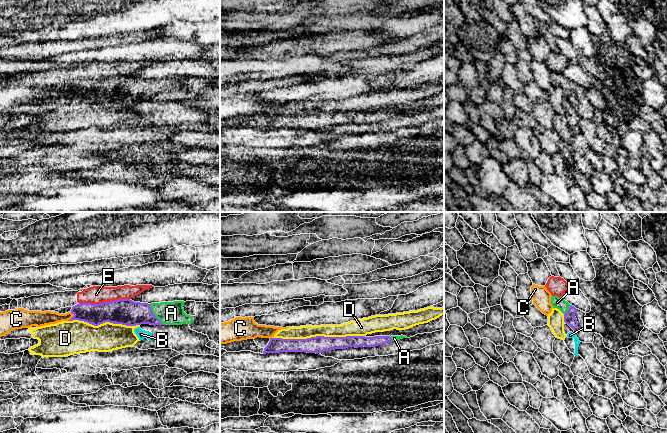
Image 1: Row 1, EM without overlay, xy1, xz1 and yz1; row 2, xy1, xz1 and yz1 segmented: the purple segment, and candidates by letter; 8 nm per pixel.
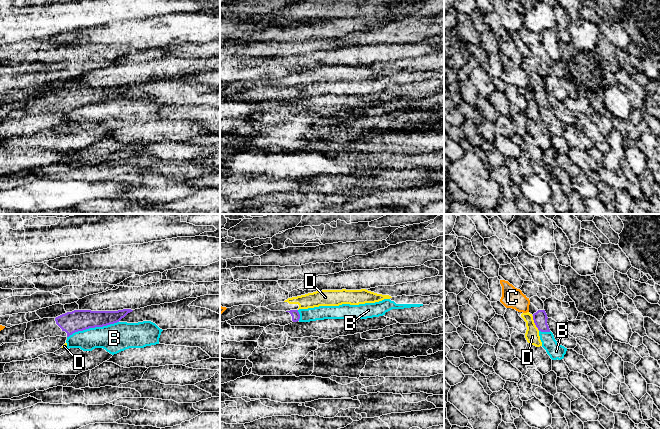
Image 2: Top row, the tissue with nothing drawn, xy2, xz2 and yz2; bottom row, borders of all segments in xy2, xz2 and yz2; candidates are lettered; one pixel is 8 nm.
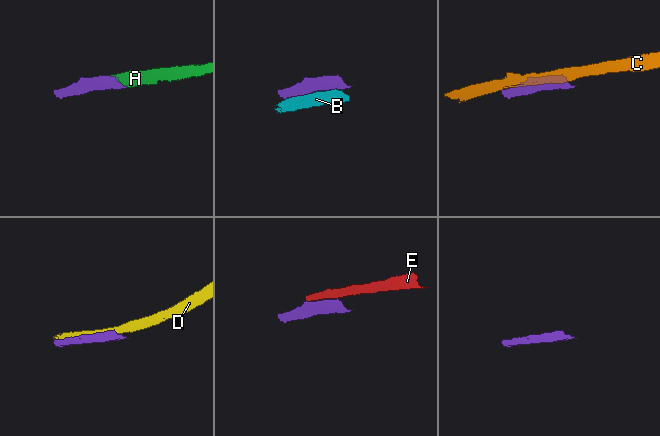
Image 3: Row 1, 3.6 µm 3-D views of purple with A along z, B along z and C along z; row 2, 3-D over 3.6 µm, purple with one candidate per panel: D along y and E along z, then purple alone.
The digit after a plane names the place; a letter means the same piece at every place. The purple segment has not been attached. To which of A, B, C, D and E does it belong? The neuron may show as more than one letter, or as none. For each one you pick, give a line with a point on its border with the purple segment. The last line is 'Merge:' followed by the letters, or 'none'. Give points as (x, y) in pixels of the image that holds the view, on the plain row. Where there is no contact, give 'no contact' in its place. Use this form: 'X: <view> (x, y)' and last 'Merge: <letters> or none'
A: xy1 (154, 91)
Merge: A

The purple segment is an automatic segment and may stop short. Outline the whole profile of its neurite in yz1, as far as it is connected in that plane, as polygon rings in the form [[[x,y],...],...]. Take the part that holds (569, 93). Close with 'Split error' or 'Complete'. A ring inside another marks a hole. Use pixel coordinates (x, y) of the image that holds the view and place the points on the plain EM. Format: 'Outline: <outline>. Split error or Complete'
Outline: [[[552,72],[551,80],[553,84],[559,85],[564,90],[564,98],[568,100],[573,106],[578,103],[578,98],[575,93],[576,84],[570,81],[562,73]]]. Split error

